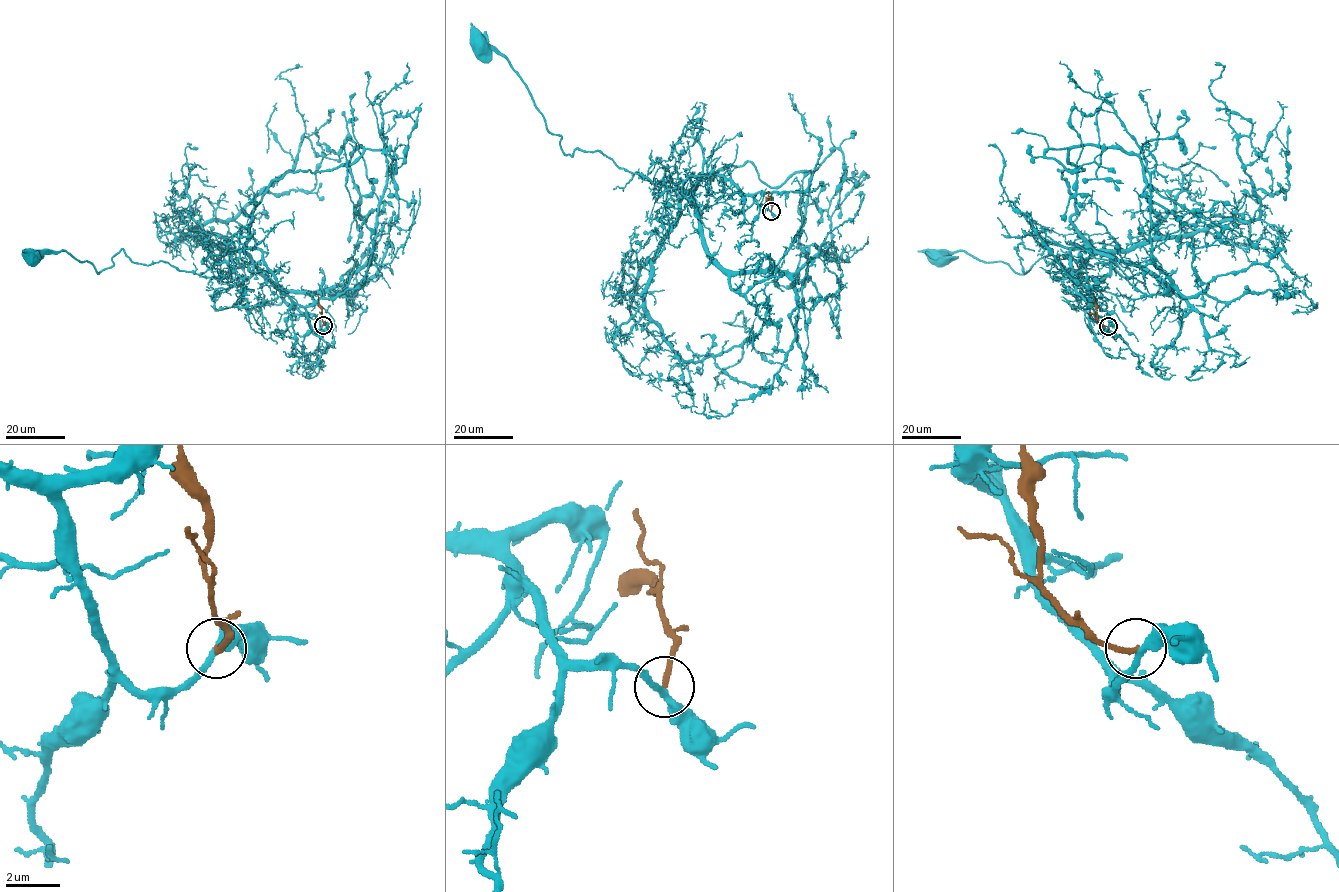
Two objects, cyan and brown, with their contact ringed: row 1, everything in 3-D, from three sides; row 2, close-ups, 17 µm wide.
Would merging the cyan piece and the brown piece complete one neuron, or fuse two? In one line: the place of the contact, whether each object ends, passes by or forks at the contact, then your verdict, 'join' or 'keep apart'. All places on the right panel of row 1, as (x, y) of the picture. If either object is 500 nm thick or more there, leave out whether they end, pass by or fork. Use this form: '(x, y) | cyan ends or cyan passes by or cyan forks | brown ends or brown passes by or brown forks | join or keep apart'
(1108, 326) | cyan passes by | brown ends | keep apart

